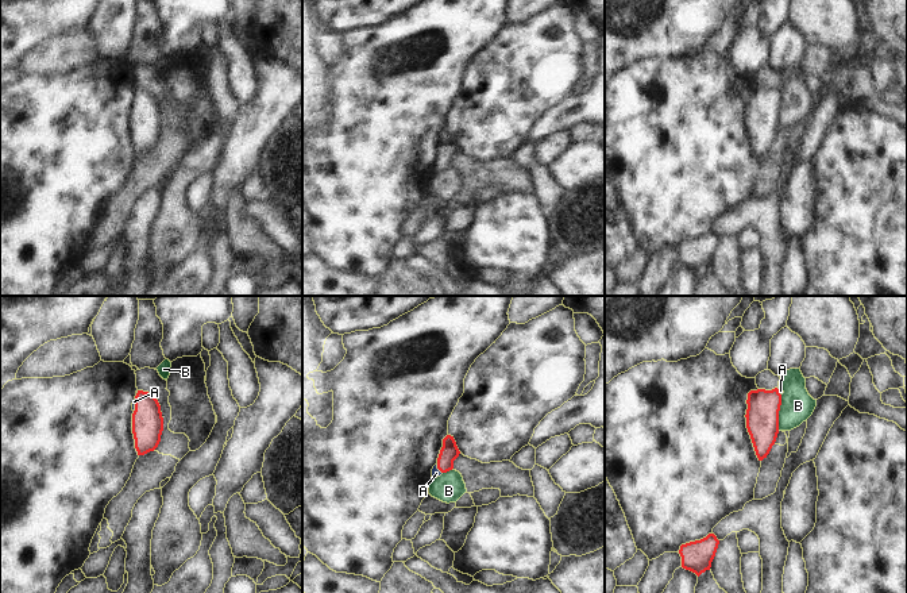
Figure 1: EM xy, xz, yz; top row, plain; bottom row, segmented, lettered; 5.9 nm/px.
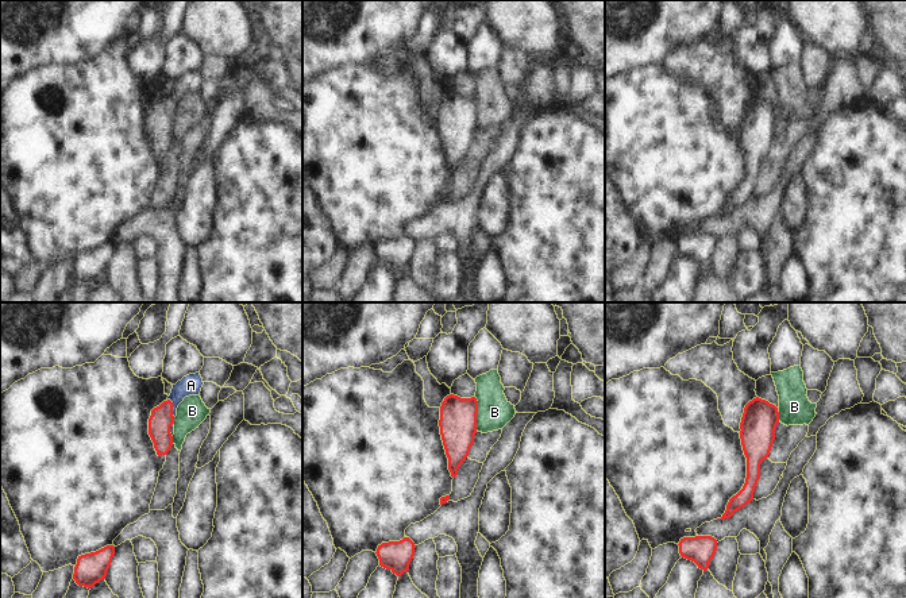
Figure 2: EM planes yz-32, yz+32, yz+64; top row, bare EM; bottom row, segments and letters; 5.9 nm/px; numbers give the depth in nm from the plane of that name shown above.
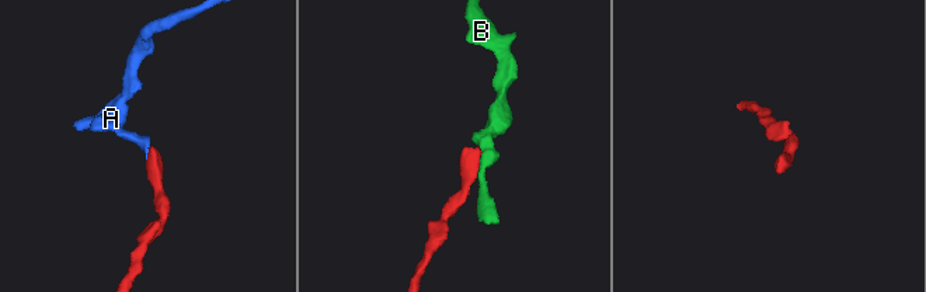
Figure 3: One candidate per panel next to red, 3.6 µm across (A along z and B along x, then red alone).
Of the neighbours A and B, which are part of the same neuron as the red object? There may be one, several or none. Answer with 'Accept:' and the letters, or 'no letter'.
Accept: A

